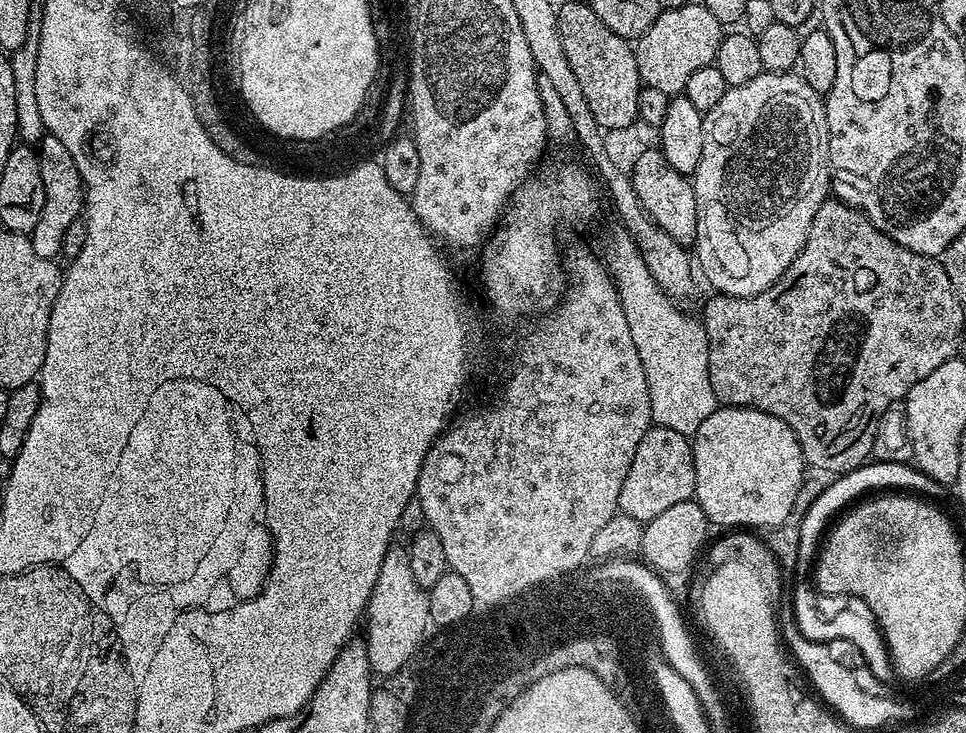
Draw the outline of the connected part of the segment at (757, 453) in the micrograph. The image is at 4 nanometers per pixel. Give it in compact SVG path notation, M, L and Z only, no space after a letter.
M717 407L716 412L710 414L710 418L706 418L706 422L702 422L702 426L698 426L692 440L692 453L694 454L694 470L696 471L696 494L694 499L700 503L702 510L708 515L708 519L713 525L725 524L725 529L728 530L767 530L775 528L790 514L790 510L794 506L794 498L798 498L798 490L804 481L806 465L794 430L790 430L790 426L786 426L786 422L782 422L782 418L774 418L763 412L761 408Z

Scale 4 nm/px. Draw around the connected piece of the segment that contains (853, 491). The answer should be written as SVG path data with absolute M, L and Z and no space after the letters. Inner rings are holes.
M880 461L868 462L860 467L839 475L830 486L826 488L814 500L813 506L810 506L806 512L806 516L802 520L802 526L799 527L798 540L798 557L795 563L795 569L803 569L806 564L811 565L817 554L819 553L820 545L829 527L828 522L846 507L867 495L868 491L874 490L878 492L881 490L905 490L908 492L915 492L919 495L928 496L942 496L948 492L947 487L930 478L925 472L921 471L911 463L882 463ZM825 530L825 532L824 532ZM824 532L824 533L823 533Z

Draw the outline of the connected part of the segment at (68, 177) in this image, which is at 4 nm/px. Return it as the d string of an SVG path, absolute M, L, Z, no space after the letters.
M45 135L38 145L42 166L42 186L46 190L46 202L42 202L42 218L30 234L34 251L42 258L56 260L62 253L62 238L70 222L81 219L84 211L84 179L70 158L70 150L58 142L58 138Z

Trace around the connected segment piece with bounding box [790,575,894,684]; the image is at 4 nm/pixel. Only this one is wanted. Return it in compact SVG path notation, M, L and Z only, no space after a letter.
M809 575L808 577L800 576L795 580L794 584L793 590L790 590L790 595L792 604L795 607L796 621L798 626L805 631L805 635L811 640L832 641L834 638L844 638L848 642L853 642L854 646L862 651L867 665L871 668L871 673L880 681L887 684L891 683L894 678L894 669L888 652L888 645L869 606L860 599L850 598L845 603L847 606L844 610L840 610L832 618L824 620L818 616L818 604L814 600L818 594L811 577Z

